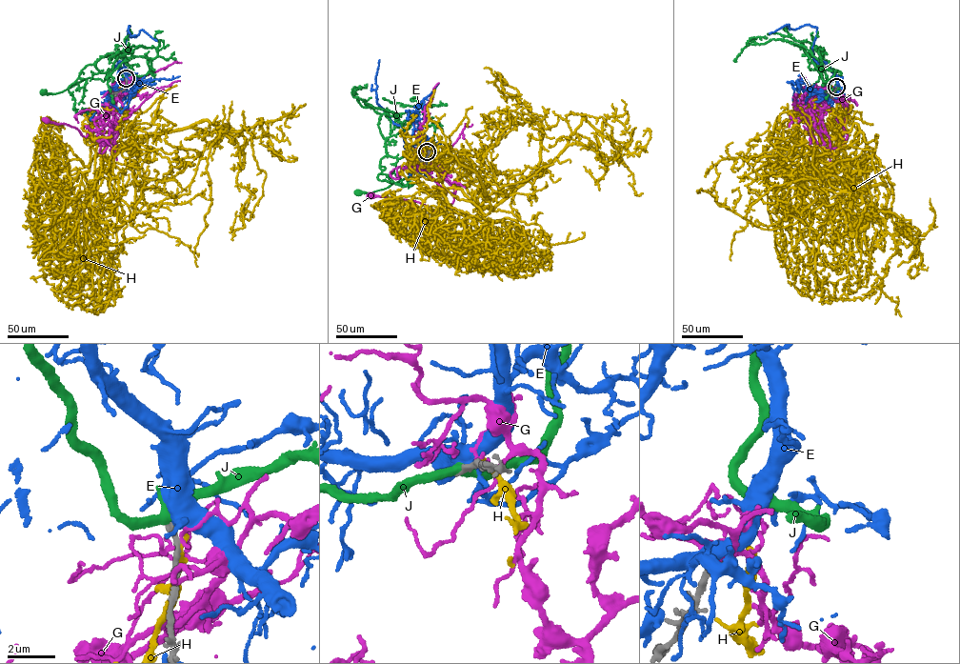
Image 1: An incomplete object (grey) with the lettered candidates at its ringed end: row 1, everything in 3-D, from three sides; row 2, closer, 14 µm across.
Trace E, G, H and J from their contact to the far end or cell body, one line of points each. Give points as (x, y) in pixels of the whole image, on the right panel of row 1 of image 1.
E: (836, 88), (830, 66), (814, 59), (816, 28), (805, 25), (794, 30), (789, 24), (769, 33)
G: (835, 89), (845, 110), (841, 146), (847, 134), (844, 128), (802, 77)
H: (835, 89), (816, 94), (815, 116), (820, 139), (838, 133), (858, 169), (850, 223), (856, 230), (863, 222)
J: (836, 87), (833, 70), (841, 72), (833, 76), (837, 80), (841, 78), (840, 71), (820, 64), (810, 54)

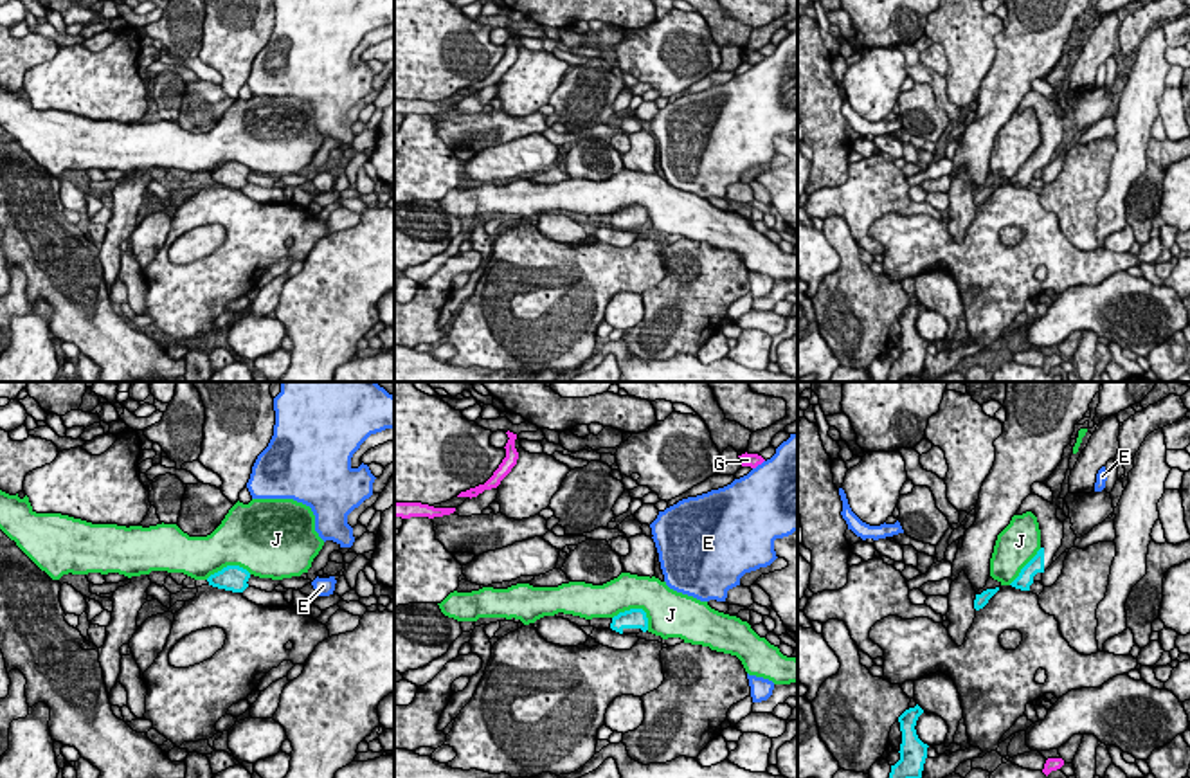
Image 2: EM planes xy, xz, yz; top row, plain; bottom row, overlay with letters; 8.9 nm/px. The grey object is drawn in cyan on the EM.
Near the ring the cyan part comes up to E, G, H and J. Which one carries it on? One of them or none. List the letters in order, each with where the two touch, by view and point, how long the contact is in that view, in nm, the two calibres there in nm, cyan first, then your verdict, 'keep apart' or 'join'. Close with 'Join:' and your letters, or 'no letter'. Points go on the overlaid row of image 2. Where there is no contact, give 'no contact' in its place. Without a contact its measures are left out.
E: no contact; keep apart
G: no contact; keep apart
H: no contact; keep apart
J: meets cyan in xz at (638, 609); contact 360 nm long; 190 nm thick on the cyan side, 360 nm on the other; keep apart
Join: no letter

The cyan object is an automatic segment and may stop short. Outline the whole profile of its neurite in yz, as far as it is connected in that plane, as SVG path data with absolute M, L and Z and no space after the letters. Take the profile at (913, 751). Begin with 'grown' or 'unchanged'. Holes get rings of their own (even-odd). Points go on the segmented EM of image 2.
unchanged | M916 704L915 708L906 710L900 717L900 760L891 765L889 778L922 778L924 764L927 758L927 744L924 744L916 735L916 720L924 710Z

